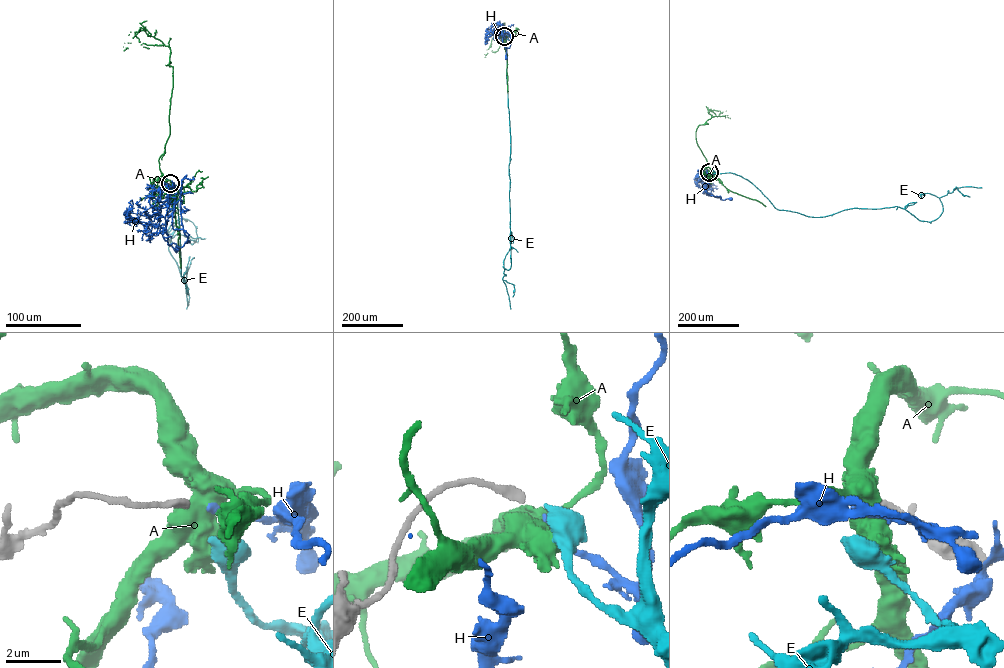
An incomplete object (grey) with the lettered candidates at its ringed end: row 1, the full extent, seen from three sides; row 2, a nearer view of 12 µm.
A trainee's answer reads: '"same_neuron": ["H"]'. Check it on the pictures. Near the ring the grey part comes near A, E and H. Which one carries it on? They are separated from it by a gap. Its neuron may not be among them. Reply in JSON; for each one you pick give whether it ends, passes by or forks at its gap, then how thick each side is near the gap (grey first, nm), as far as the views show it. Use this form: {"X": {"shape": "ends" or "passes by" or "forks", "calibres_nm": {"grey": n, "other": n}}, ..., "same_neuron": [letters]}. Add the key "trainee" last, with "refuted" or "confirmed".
{"H": {"shape": "ends", "calibres_nm": {"grey": 300, "other": 240}}, "same_neuron": ["H"], "trainee": "confirmed"}

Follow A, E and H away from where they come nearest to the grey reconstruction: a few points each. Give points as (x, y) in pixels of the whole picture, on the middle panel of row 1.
A: (504, 36), (499, 33), (504, 22), (503, 39), (500, 42), (492, 38), (484, 57)
E: (504, 36), (510, 145), (511, 265), (508, 270), (503, 266), (506, 275), (502, 279), (510, 309)
H: (504, 36), (505, 32), (501, 33), (506, 58)

